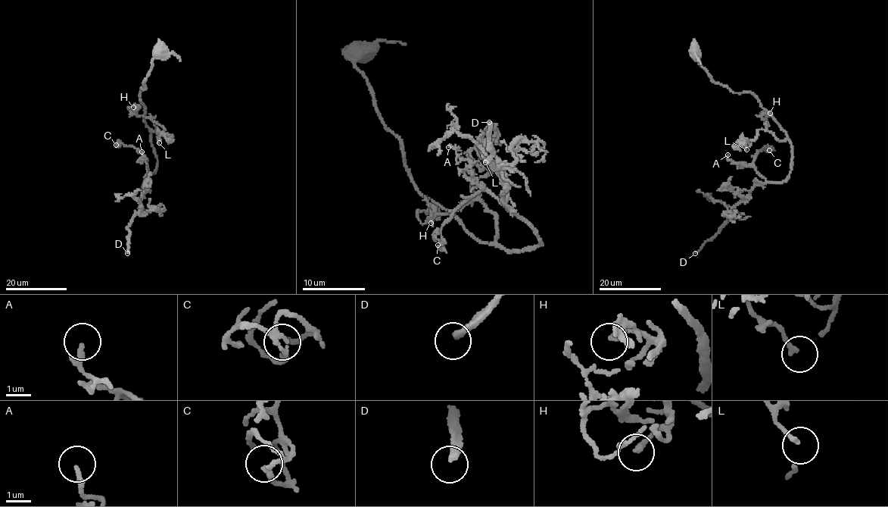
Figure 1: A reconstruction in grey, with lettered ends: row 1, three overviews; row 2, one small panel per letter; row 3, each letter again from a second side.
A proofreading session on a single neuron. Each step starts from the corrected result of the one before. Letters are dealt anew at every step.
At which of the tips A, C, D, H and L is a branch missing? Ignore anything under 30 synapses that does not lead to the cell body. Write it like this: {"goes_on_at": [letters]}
{"goes_on_at": ["D"]}

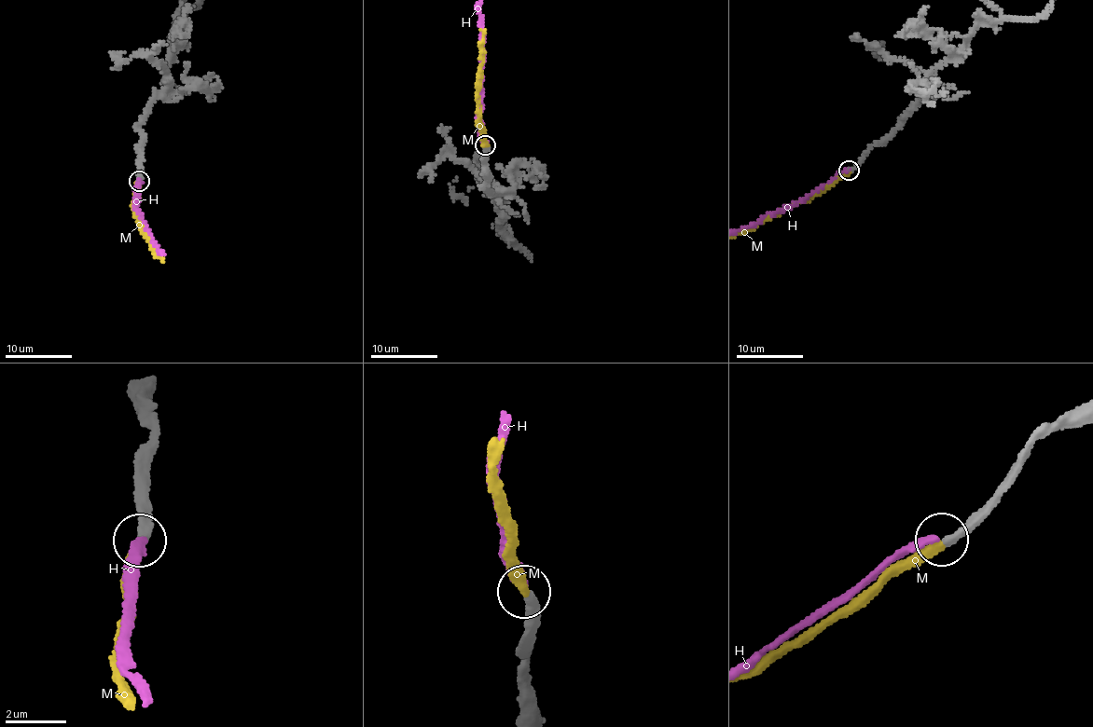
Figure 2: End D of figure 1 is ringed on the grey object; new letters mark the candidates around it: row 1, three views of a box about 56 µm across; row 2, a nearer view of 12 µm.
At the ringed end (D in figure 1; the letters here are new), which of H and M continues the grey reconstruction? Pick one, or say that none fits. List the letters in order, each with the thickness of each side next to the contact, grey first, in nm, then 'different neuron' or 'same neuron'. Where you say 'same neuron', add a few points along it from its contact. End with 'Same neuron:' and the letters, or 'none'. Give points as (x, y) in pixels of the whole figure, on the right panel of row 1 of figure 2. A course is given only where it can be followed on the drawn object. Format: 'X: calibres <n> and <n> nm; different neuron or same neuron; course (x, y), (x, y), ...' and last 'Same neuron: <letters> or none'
H: calibres 320 and 260 nm; different neuron
M: calibres 340 and 300 nm; same neuron
Same neuron: M

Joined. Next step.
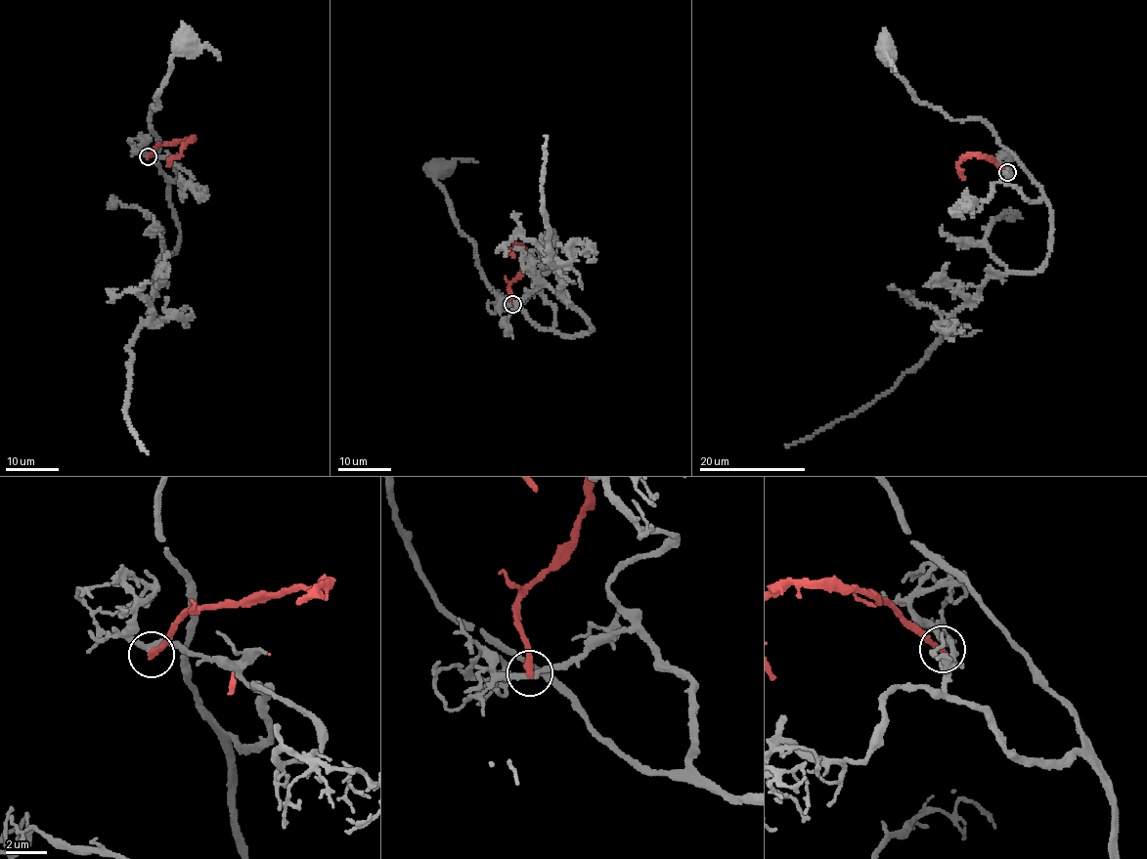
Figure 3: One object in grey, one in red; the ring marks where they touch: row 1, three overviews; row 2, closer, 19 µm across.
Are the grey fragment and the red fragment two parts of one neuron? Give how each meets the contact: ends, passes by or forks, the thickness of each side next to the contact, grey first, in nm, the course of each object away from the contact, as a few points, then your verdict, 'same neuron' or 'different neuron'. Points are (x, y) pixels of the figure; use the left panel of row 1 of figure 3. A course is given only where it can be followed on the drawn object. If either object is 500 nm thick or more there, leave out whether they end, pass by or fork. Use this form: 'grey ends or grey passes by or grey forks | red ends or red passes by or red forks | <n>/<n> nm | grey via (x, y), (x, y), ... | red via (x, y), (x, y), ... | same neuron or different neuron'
grey passes by | red ends | 260/280 nm | grey via (148, 155), (175, 166), (177, 179), (160, 168), (150, 115), (183, 43) | red via (148, 156), (159, 145), (194, 138), (187, 142), (181, 153), (170, 159), (167, 166) | different neuron

